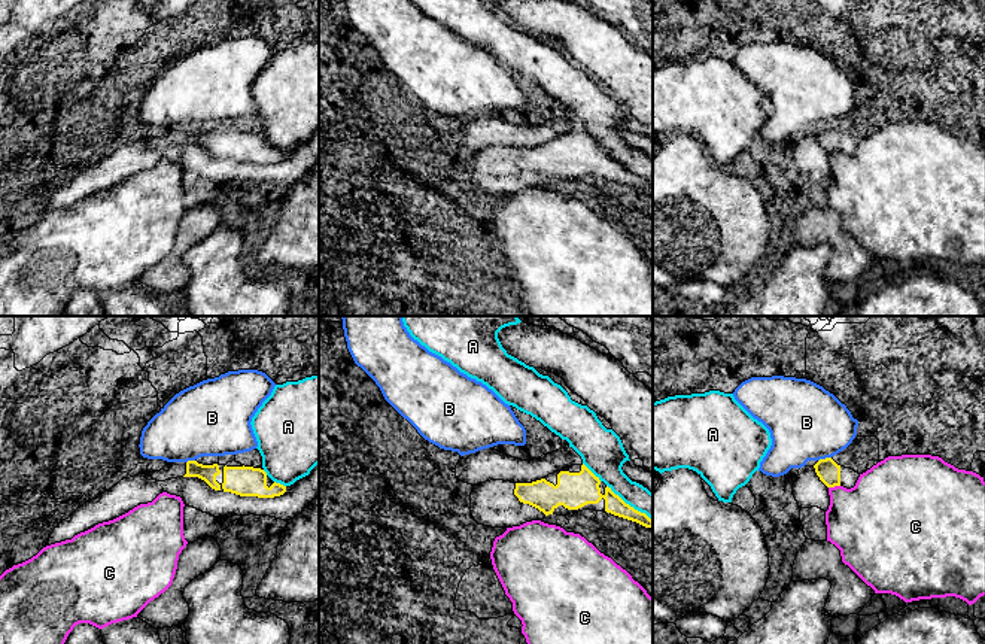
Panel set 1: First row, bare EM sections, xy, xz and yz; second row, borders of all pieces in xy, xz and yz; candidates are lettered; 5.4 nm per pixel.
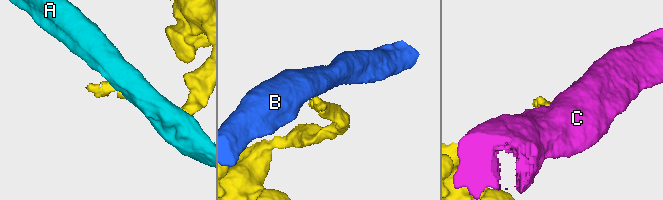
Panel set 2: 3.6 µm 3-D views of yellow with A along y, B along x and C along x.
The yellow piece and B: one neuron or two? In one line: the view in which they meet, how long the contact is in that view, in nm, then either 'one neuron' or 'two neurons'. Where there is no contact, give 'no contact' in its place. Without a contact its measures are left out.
meets yellow in yz; contact 80 nm long; two neurons

